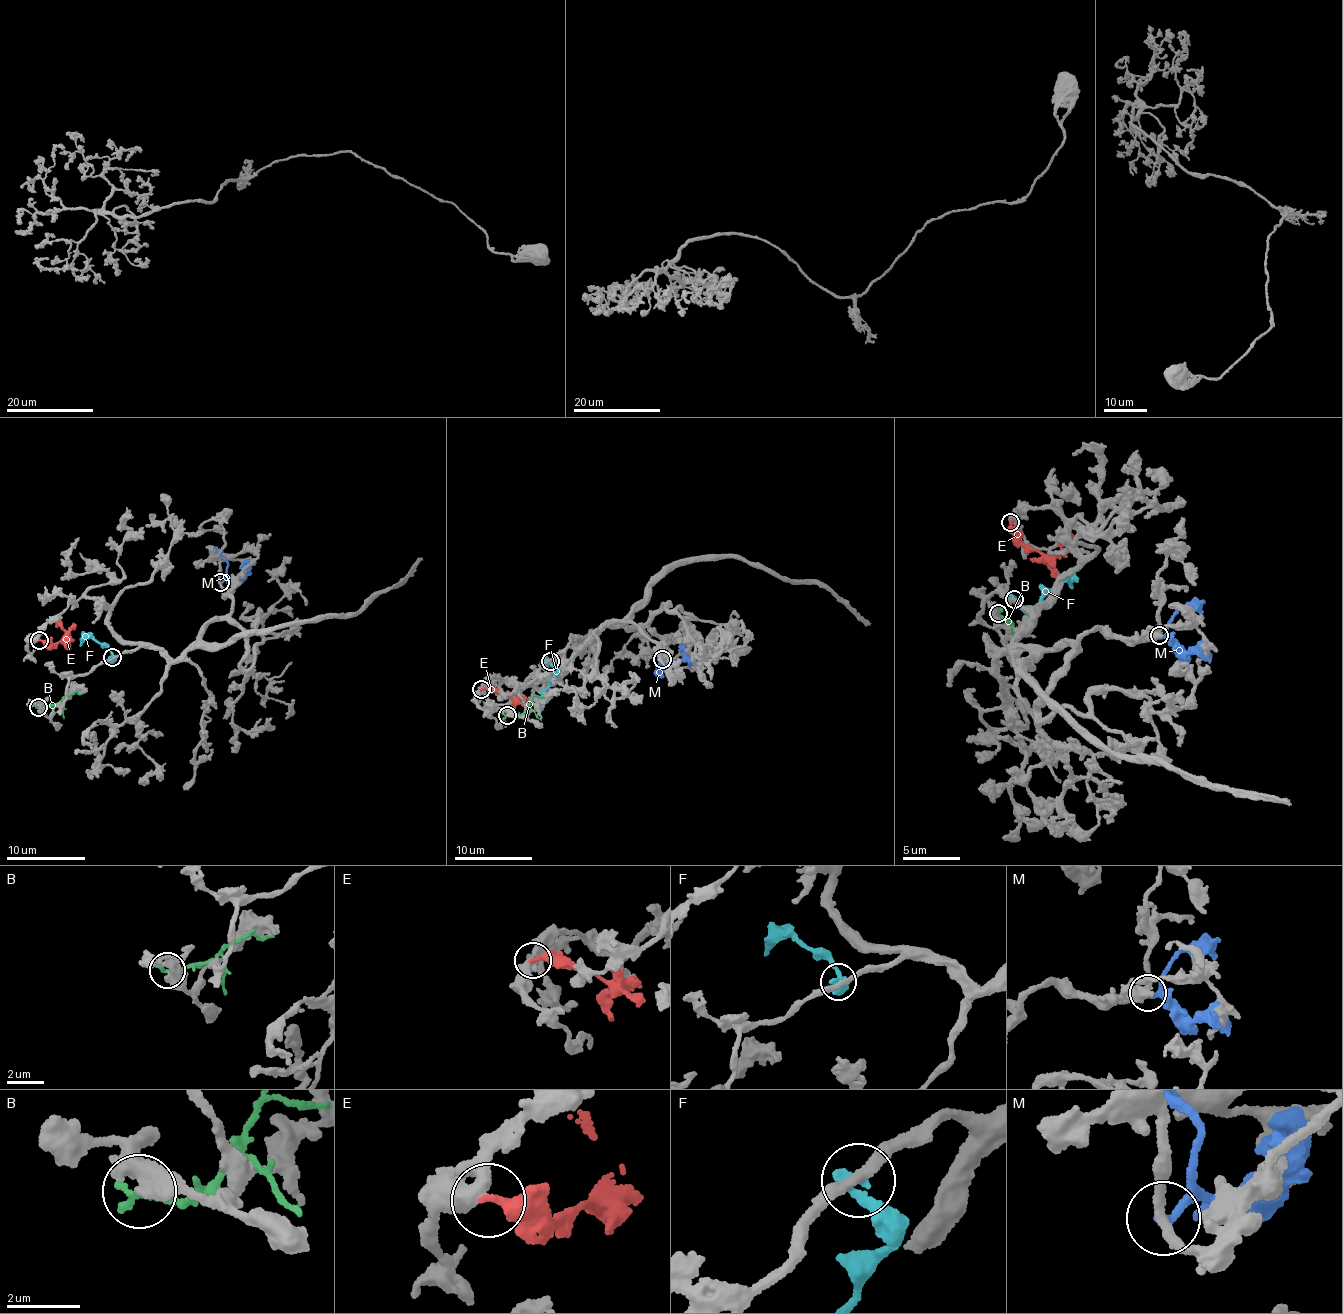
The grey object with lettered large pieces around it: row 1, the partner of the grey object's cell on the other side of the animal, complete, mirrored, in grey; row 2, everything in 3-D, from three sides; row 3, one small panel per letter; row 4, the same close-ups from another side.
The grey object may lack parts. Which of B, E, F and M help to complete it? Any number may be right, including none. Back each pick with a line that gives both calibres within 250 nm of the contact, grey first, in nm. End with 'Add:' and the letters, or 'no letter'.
E: 460/320 nm
Add: E

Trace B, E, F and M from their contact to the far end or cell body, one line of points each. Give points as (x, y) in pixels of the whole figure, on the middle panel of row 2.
B: (507, 715), (523, 716), (533, 697), (547, 697)
E: (480, 689), (498, 690), (516, 703), (514, 715)
F: (549, 661), (556, 667), (556, 676), (542, 710)
M: (662, 660), (666, 658), (664, 655), (658, 678)

